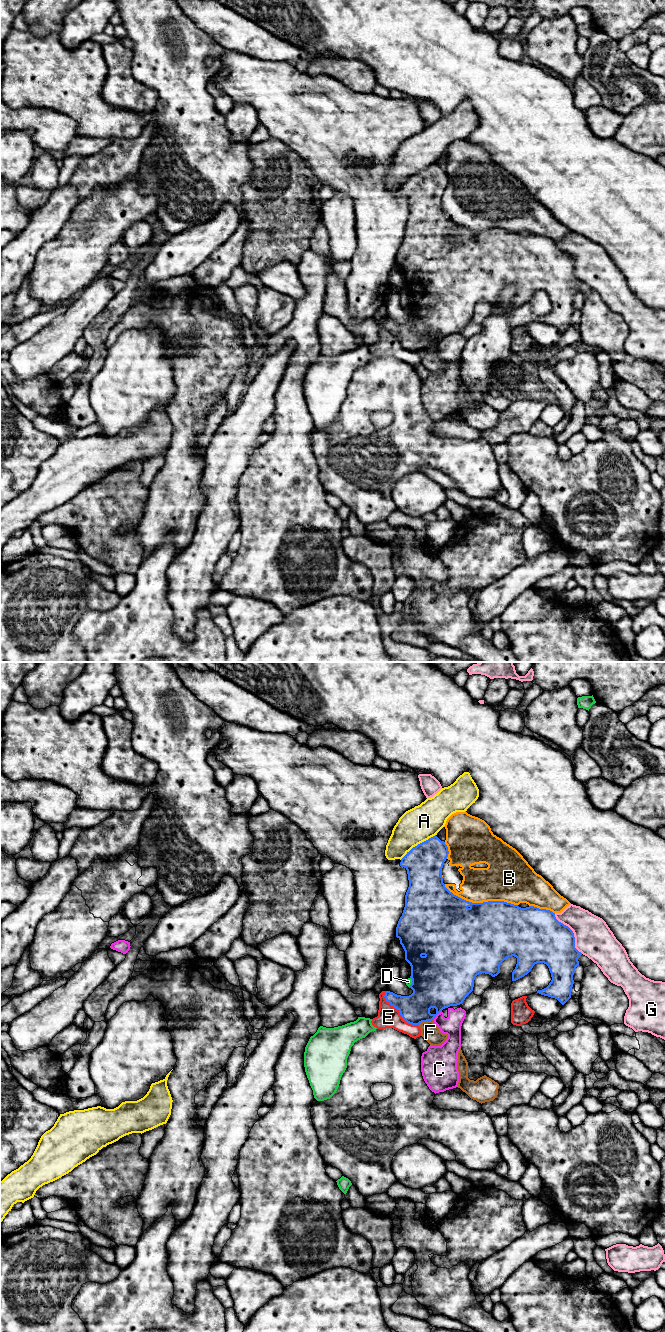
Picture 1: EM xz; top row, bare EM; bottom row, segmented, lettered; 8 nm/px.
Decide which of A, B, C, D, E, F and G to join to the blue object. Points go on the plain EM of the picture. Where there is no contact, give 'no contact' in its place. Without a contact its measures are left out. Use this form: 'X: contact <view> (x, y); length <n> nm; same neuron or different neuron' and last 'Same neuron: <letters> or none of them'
A: contact xz (418, 172); length 360 nm; different neuron
B: contact xz (480, 231); length 600 nm; different neuron
C: contact xz (436, 342); length 100 nm; different neuron
D: contact xz (412, 310); length 80 nm; different neuron
E: contact xz (399, 339); length 380 nm; different neuron
F: contact xz (425, 349); length 130 nm; different neuron
G: contact xz (572, 260); length 400 nm; different neuron
Same neuron: none of them

